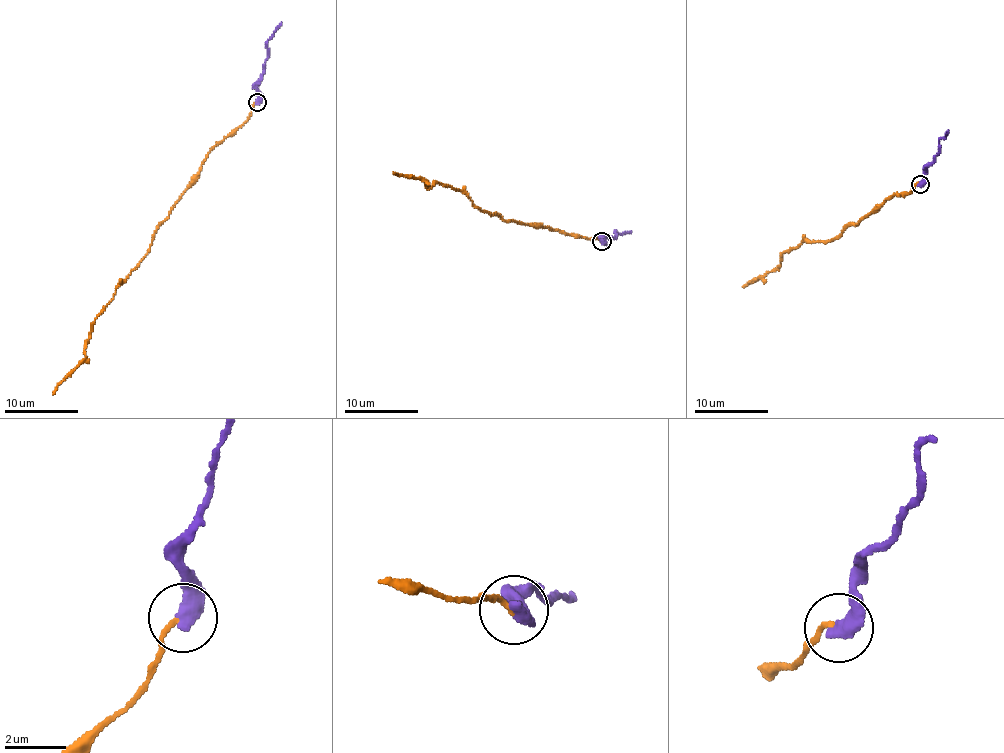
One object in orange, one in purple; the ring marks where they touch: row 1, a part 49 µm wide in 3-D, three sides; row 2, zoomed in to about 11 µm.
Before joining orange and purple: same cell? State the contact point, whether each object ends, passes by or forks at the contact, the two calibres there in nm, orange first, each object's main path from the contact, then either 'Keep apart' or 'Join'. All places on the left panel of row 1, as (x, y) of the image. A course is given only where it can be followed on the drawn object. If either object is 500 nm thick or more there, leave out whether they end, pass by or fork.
Place: (257, 102). Thickness 150 nm (orange) against 500 nm. Course of orange: (257, 103), (241, 126), (208, 155), (195, 179), (154, 235), (149, 249), (93, 322), (85, 356), (52, 394). Course of purple: (257, 102), (258, 81), (267, 55), (267, 42), (281, 22). Keep apart

